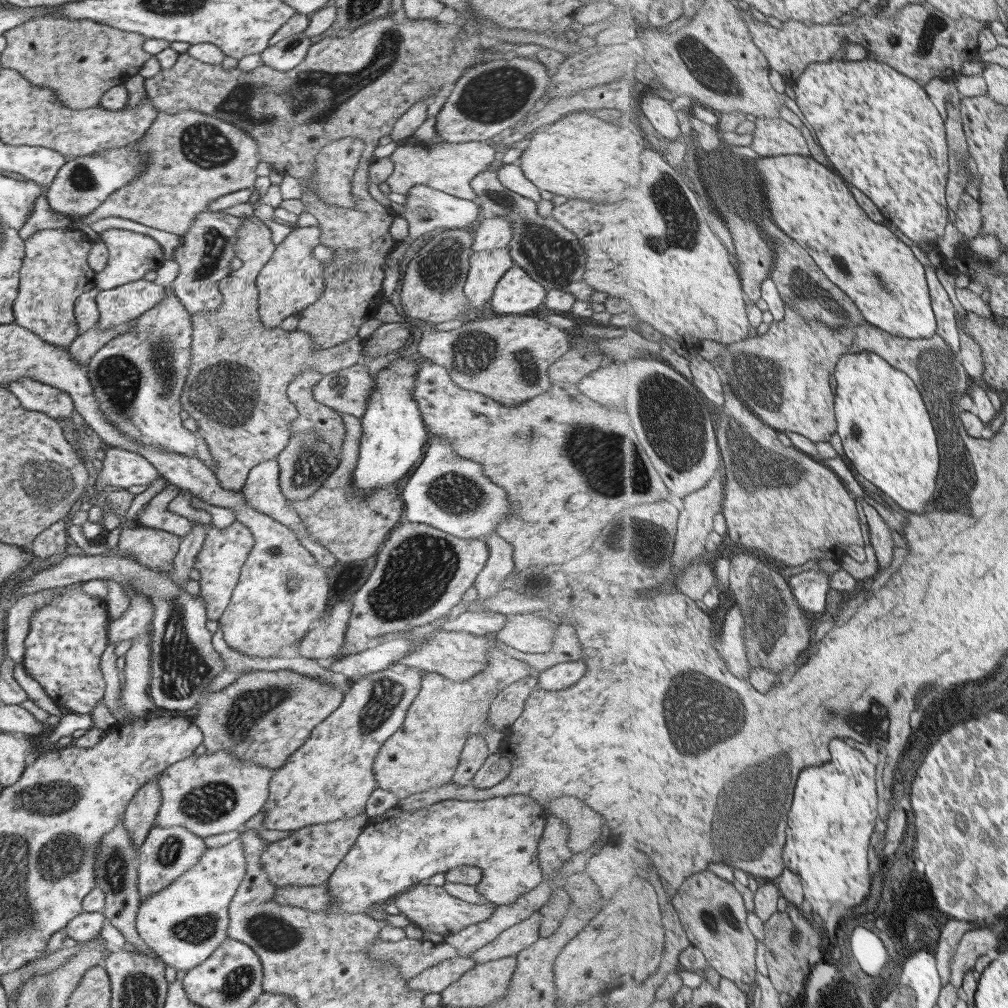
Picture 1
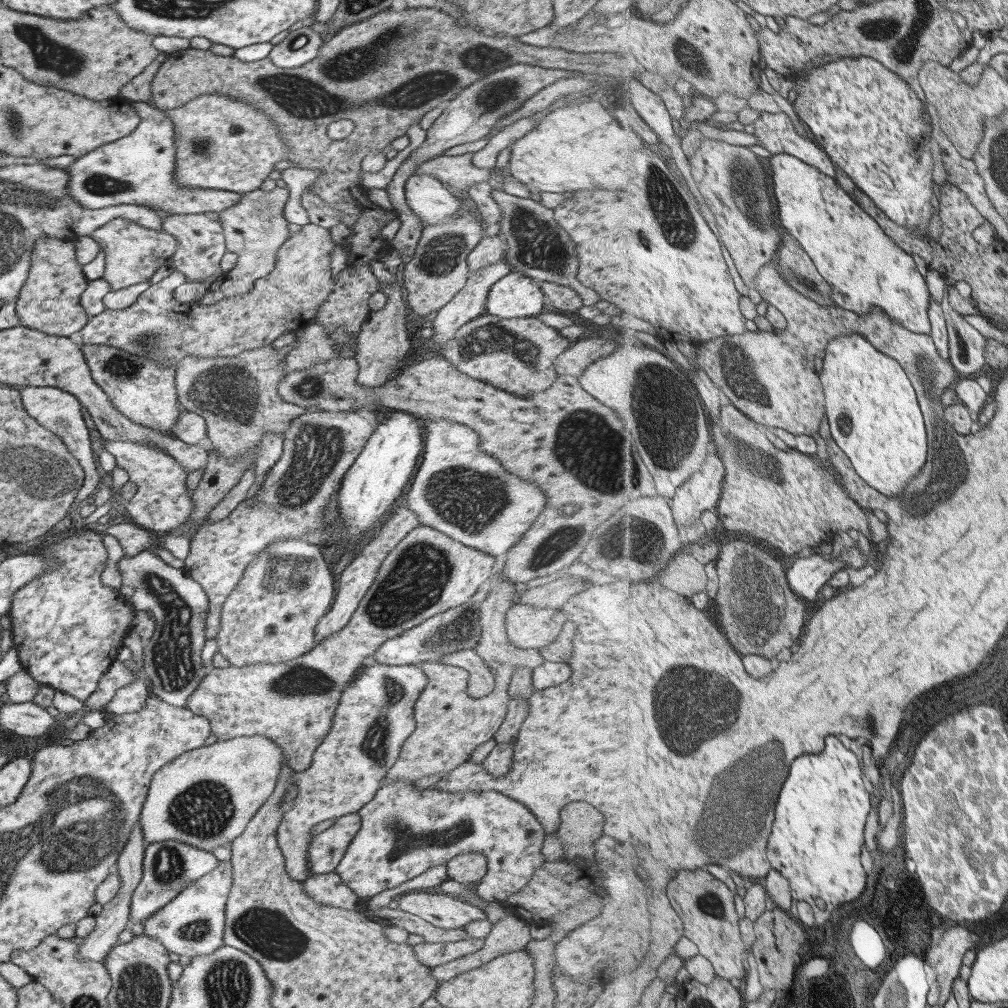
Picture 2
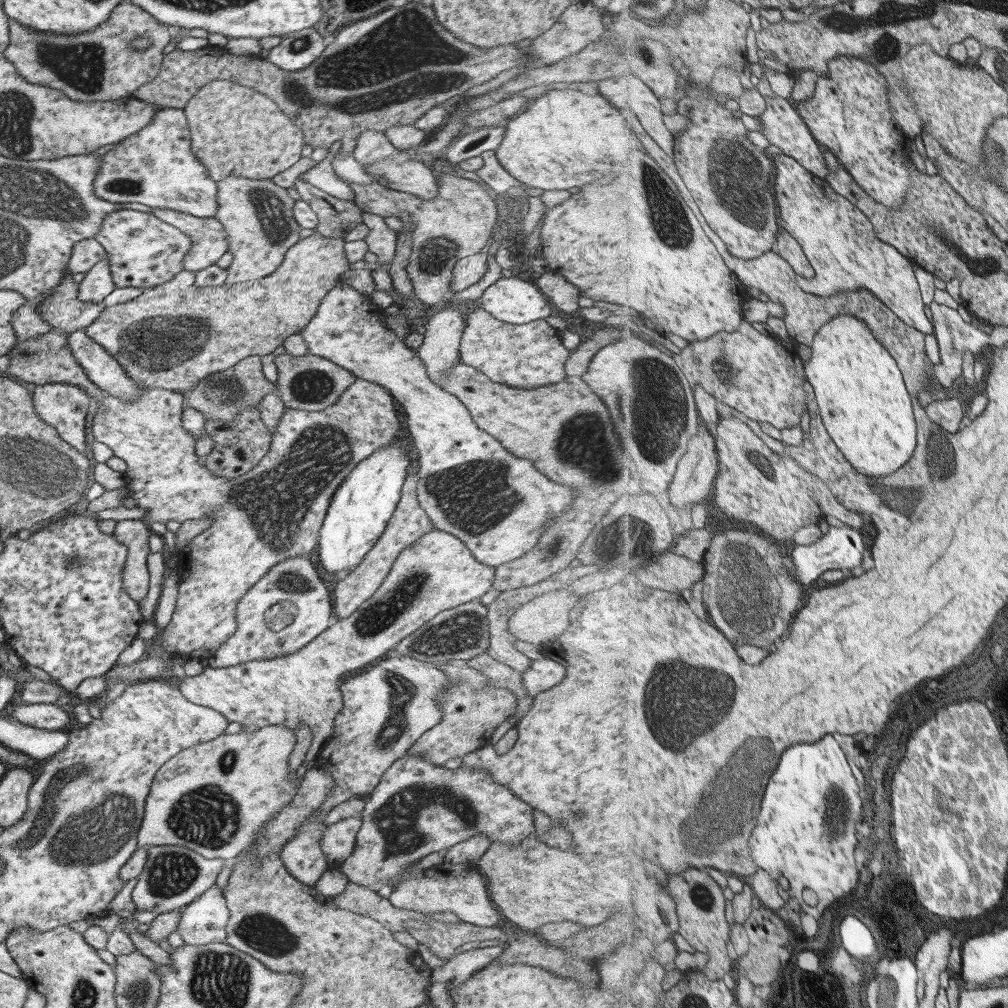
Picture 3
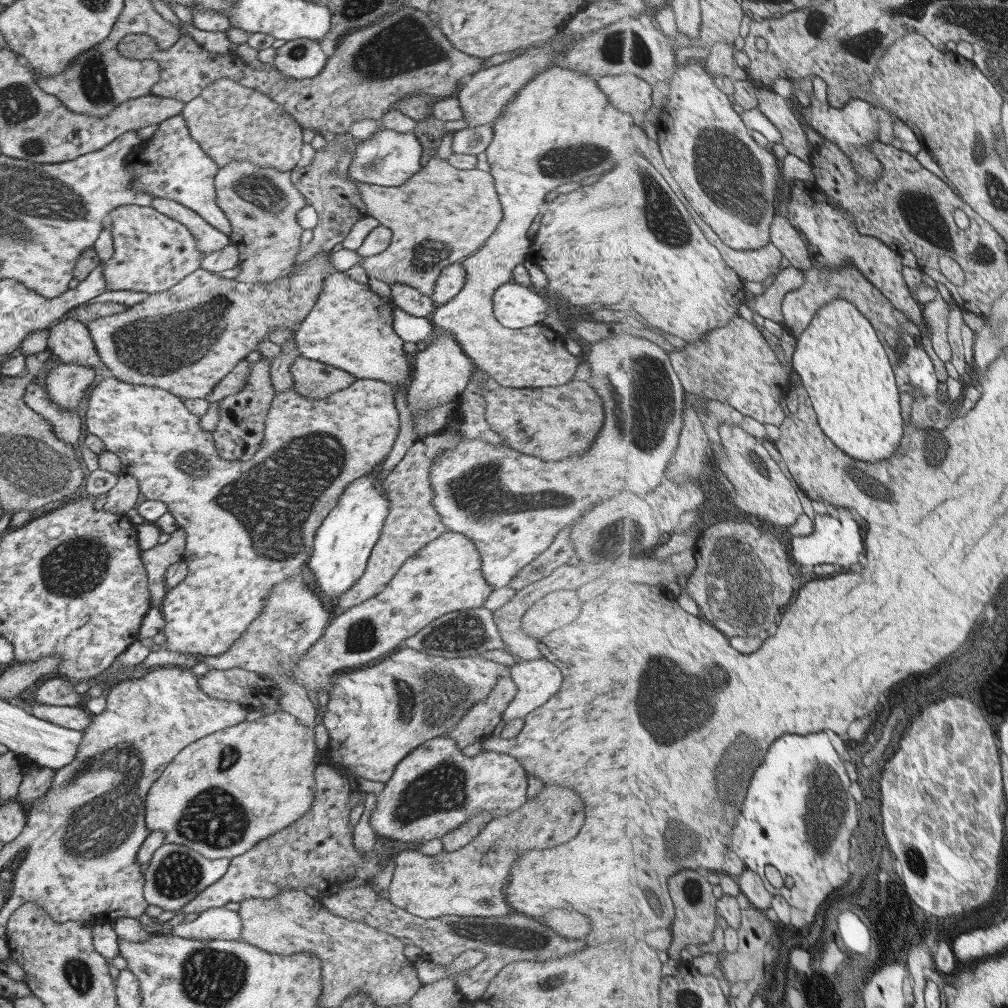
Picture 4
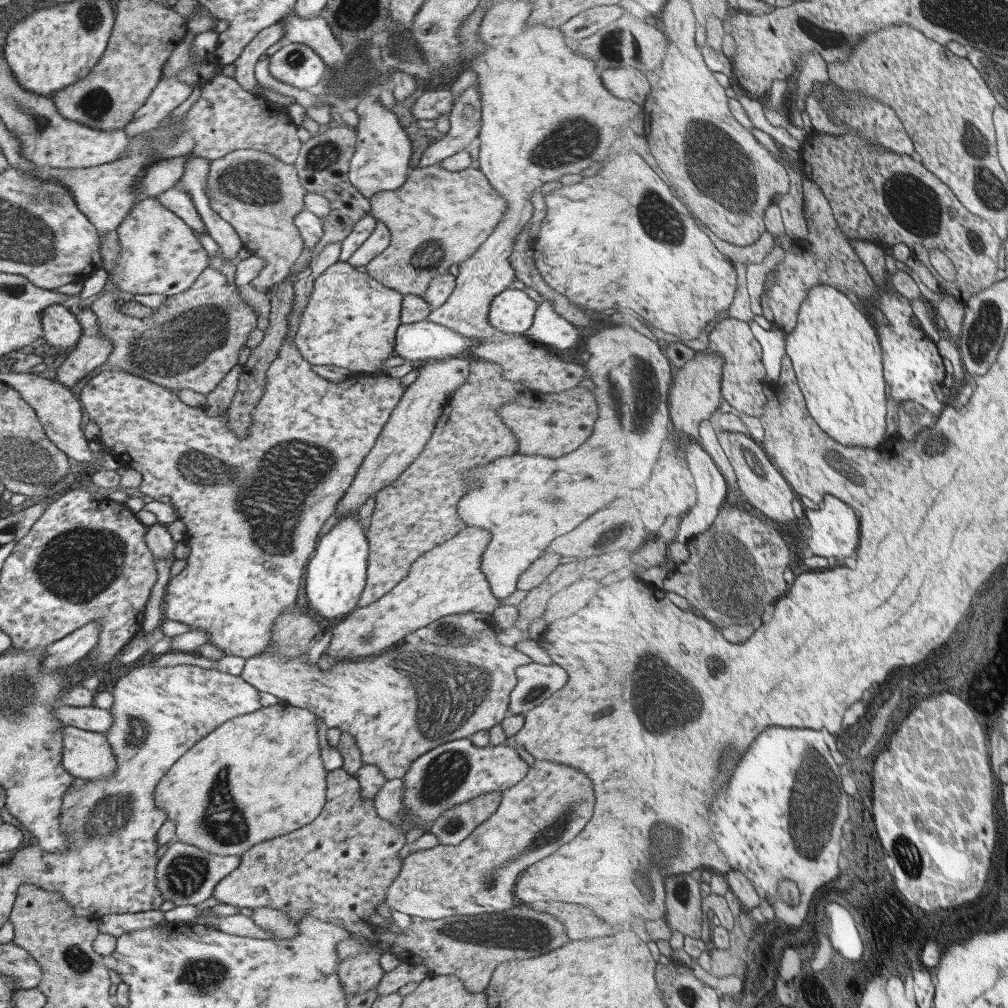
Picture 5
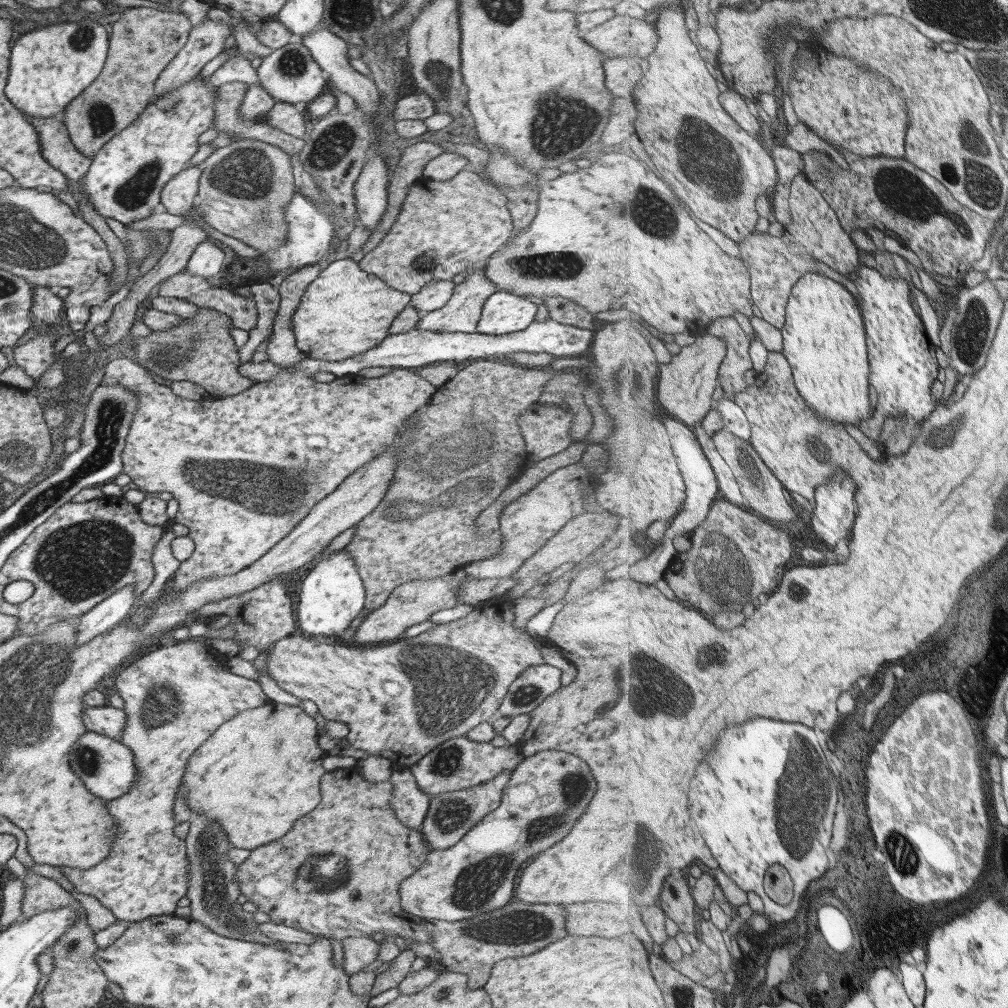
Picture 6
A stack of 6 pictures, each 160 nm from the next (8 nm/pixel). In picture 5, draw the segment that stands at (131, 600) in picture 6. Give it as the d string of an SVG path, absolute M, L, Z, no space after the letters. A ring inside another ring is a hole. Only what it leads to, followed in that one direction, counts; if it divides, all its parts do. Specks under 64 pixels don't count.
M88 622L86 626L76 628L71 634L47 645L42 651L41 664L44 669L53 670L60 666L69 666L83 658L91 647L99 642L100 626L98 622Z

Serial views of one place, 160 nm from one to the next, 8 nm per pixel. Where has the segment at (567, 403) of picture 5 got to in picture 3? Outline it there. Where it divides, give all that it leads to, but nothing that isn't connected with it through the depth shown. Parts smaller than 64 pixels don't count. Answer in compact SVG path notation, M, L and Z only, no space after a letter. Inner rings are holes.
M459 363L440 386L445 392L459 399L479 430L483 430L495 438L495 441L499 441L507 452L517 458L532 461L532 465L541 474L551 478L553 482L563 482L573 492L569 508L556 520L559 534L557 534L557 530L553 532L553 528L549 528L549 532L542 532L541 538L538 538L535 546L522 554L521 558L497 566L492 578L492 588L495 590L508 591L511 588L519 588L519 586L531 586L531 584L545 580L561 568L565 568L569 564L569 560L573 560L579 542L583 542L583 538L587 536L587 530L591 530L591 526L595 526L595 522L599 522L599 518L603 518L603 510L607 510L607 506L611 506L611 498L603 498L603 494L599 494L599 482L611 482L611 486L615 486L615 466L623 466L625 458L621 456L621 450L617 448L617 436L613 432L608 410L602 400L589 389L582 378L573 377L573 380L580 381L575 384L559 381L555 385L516 389L495 383L483 372Z

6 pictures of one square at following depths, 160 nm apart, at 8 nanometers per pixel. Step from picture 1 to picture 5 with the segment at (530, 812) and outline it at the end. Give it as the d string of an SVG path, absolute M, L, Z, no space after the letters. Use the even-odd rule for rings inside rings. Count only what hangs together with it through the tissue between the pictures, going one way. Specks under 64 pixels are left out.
M469 737L451 740L444 742L431 750L425 751L421 756L415 758L408 766L405 775L402 776L403 794L401 794L401 805L403 809L409 813L412 822L427 822L432 823L439 815L467 801L471 798L485 795L485 793L503 793L511 786L518 784L523 776L527 775L528 766L523 761L514 747L509 747L505 744L487 745L476 747L471 744Z

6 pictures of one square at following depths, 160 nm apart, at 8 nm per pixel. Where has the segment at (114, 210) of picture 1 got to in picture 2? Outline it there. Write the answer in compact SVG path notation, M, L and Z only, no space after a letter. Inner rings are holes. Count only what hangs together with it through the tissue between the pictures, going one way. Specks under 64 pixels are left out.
M160 52L151 61L151 64L145 66L145 68L126 82L119 90L118 97L128 101L142 101L148 105L153 106L151 102L150 82L155 75L160 64L166 59L168 54ZM200 95L177 108L163 111L170 118L174 130L174 182L178 186L202 188L203 190L225 190L245 193L259 189L274 164L287 160L286 142L278 136L278 130L269 116L244 102L225 95Z

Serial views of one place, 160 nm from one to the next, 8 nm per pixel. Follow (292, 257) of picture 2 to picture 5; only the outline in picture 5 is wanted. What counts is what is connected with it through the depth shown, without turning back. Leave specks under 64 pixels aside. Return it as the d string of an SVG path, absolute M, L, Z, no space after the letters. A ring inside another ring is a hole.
M205 267L185 292L167 295L159 308L153 309L150 316L141 320L125 316L114 308L114 302L119 297L120 294L107 285L91 303L91 311L97 316L95 334L107 339L112 346L111 354L107 356L107 365L172 391L185 388L207 395L238 364L239 348L244 345L251 331L256 329L257 313L241 300L235 286L230 285L223 274L211 267Z

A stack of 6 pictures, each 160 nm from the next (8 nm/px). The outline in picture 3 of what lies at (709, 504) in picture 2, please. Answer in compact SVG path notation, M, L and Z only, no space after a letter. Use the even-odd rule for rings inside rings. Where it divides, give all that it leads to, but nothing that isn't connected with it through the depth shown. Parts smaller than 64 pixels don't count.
M701 425L700 431L690 440L688 451L679 461L678 469L669 489L664 493L666 497L673 501L675 506L683 508L685 504L695 504L703 502L709 498L716 485L717 472L719 472L719 460L717 460L717 448L715 448L715 438L711 432Z

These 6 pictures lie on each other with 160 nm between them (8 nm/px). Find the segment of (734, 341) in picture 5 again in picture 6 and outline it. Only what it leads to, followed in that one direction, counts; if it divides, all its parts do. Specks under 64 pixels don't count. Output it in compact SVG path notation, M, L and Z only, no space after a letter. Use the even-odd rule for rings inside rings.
M734 316L721 317L706 329L707 334L724 338L727 343L728 353L720 366L719 376L725 397L731 399L750 387L747 372L754 369L750 353L753 338L747 335L739 323Z

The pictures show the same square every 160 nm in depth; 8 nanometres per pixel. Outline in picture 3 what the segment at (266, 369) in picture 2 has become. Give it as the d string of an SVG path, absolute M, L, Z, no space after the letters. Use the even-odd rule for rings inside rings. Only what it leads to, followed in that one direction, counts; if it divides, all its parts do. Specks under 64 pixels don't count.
M247 357L239 360L230 369L211 373L203 380L197 381L196 385L182 394L187 407L194 408L204 414L204 418L210 417L215 421L222 421L228 425L240 410L245 410L253 404L259 406L261 399L274 389L273 383L265 379L261 372L259 357Z

